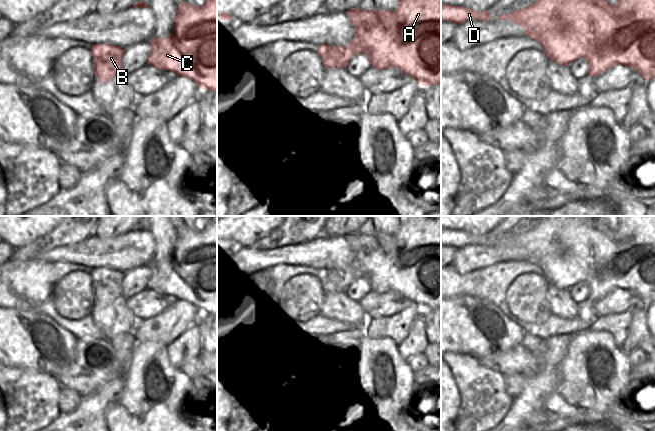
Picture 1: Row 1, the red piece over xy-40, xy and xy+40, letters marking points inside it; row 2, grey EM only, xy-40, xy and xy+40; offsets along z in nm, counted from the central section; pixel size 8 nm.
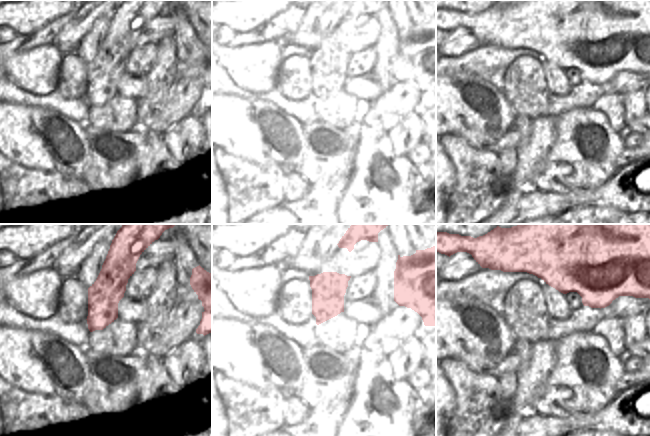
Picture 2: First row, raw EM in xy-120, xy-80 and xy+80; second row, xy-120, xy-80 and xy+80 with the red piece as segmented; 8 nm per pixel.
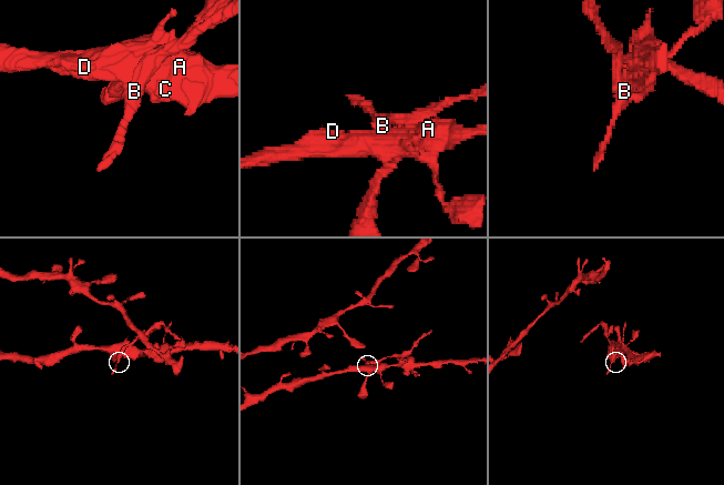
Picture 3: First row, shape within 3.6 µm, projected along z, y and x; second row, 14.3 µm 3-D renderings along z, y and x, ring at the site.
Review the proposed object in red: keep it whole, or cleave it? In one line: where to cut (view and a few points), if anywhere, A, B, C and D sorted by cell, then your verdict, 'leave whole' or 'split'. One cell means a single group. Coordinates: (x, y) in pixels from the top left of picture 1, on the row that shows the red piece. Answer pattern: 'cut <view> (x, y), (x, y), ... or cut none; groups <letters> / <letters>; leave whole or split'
cut xy (329, 47), (329, 54), (336, 61), (337, 67); groups A C D / B; split

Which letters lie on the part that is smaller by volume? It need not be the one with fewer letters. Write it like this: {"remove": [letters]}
{"remove": ["B"]}

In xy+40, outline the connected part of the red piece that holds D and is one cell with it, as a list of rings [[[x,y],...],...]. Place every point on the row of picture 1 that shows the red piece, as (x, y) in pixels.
[[[441,4],[441,20],[444,22],[452,22],[454,24],[462,24],[468,20],[482,20],[487,22],[491,20],[489,9],[482,12],[476,12],[462,6],[450,6]]]

